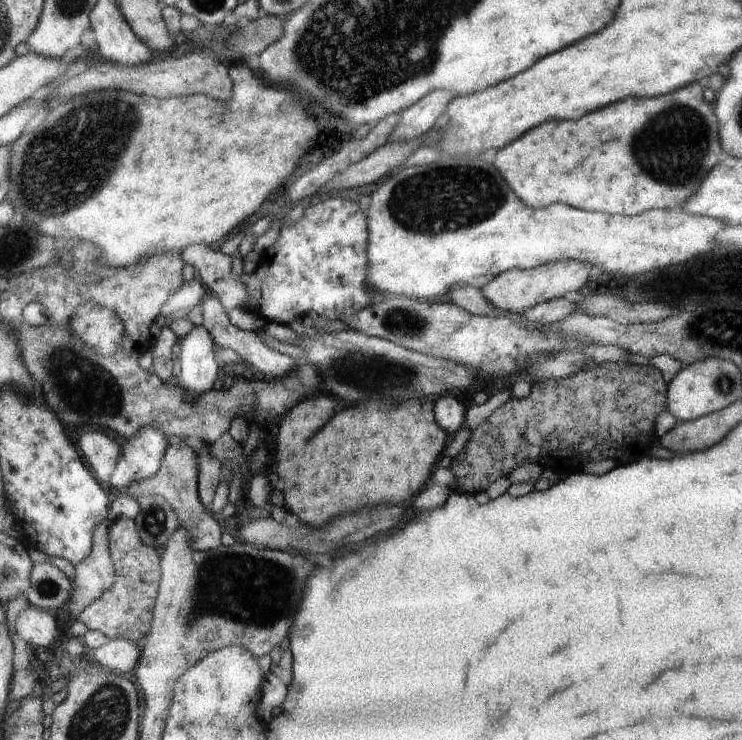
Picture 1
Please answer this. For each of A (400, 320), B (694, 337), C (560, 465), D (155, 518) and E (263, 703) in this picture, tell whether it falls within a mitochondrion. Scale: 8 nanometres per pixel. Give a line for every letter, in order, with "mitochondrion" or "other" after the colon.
A: mitochondrion
B: mitochondrion
C: other
D: mitochondrion
E: other

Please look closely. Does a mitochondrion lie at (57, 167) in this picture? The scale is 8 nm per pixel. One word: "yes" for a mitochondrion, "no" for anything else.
yes

